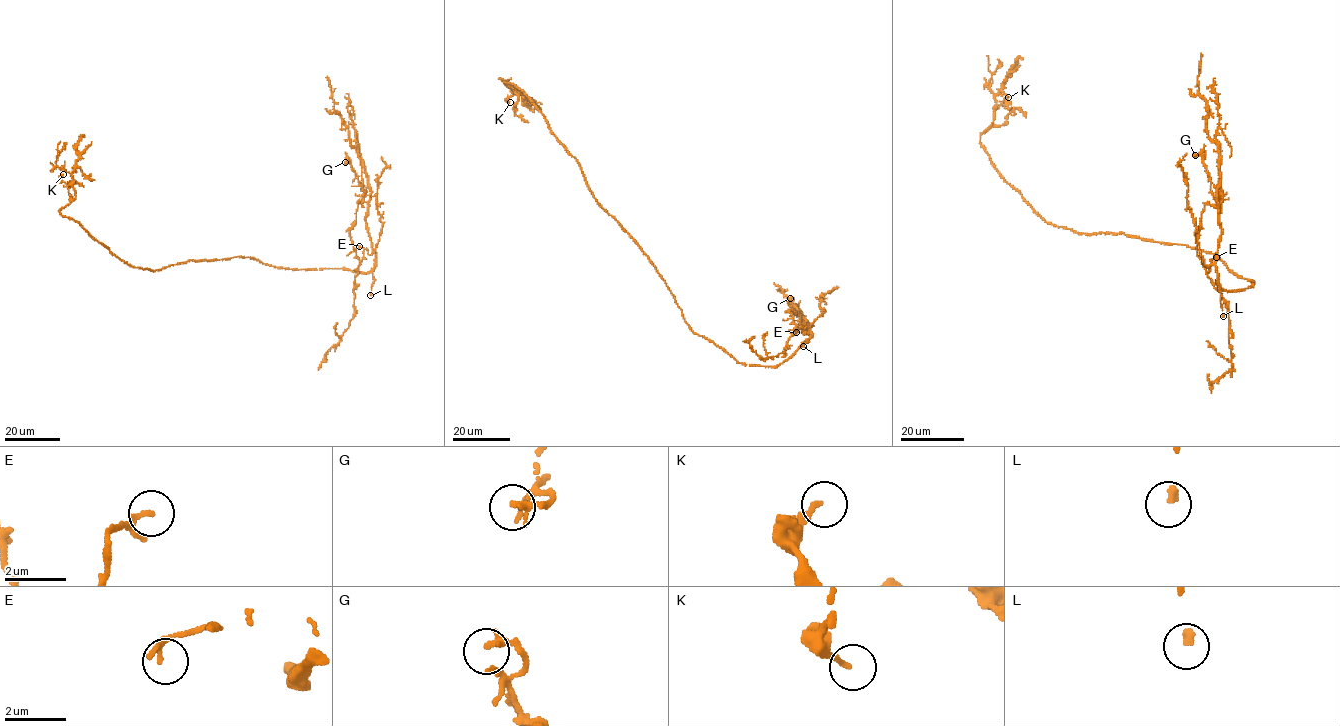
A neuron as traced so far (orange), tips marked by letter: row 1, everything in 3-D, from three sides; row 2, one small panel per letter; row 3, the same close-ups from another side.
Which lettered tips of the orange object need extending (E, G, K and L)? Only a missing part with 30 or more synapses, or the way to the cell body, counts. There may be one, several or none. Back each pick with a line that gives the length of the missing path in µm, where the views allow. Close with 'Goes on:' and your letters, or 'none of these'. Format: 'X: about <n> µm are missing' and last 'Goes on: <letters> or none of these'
L: about 40 µm are missing
Goes on: L

